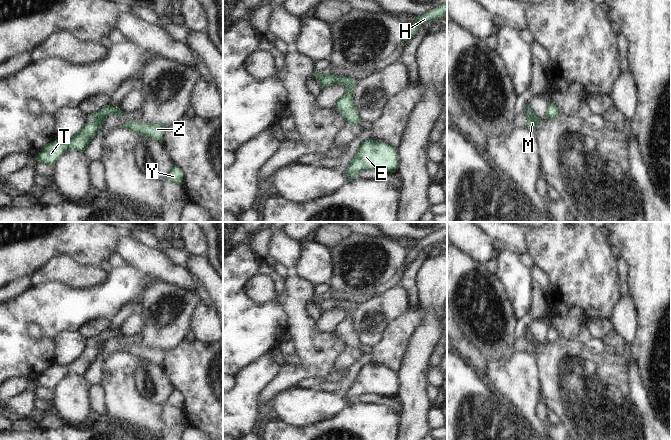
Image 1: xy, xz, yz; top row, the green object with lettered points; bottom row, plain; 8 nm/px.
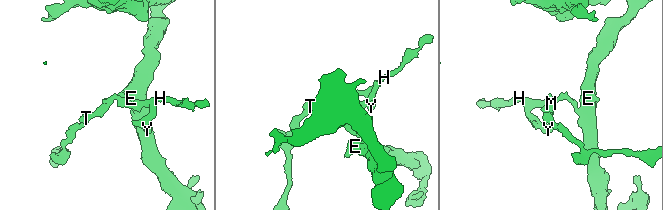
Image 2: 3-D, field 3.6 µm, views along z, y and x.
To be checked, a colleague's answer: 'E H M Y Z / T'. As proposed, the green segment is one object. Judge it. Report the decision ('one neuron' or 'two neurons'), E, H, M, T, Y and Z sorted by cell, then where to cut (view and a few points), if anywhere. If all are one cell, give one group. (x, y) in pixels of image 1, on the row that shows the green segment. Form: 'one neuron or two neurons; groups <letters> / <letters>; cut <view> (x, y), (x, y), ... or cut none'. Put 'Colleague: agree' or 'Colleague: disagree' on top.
Colleague: disagree
one neuron; groups E H M T Y Z; cut none

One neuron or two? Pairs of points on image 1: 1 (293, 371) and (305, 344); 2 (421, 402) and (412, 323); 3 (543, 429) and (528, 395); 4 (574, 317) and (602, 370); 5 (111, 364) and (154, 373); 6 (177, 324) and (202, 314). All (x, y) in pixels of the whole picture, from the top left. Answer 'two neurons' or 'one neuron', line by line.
1: one neuron
2: two neurons
3: one neuron
4: two neurons
5: two neurons
6: two neurons

